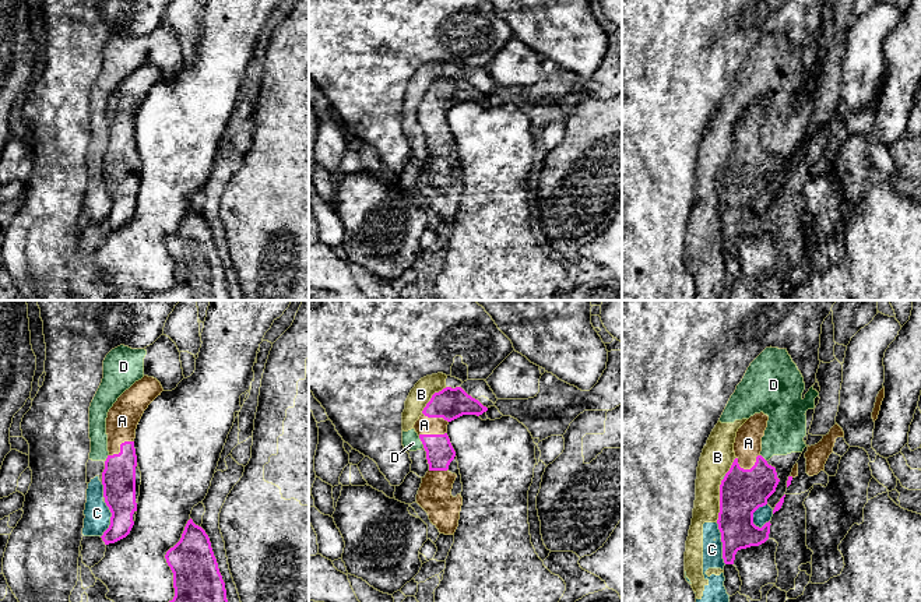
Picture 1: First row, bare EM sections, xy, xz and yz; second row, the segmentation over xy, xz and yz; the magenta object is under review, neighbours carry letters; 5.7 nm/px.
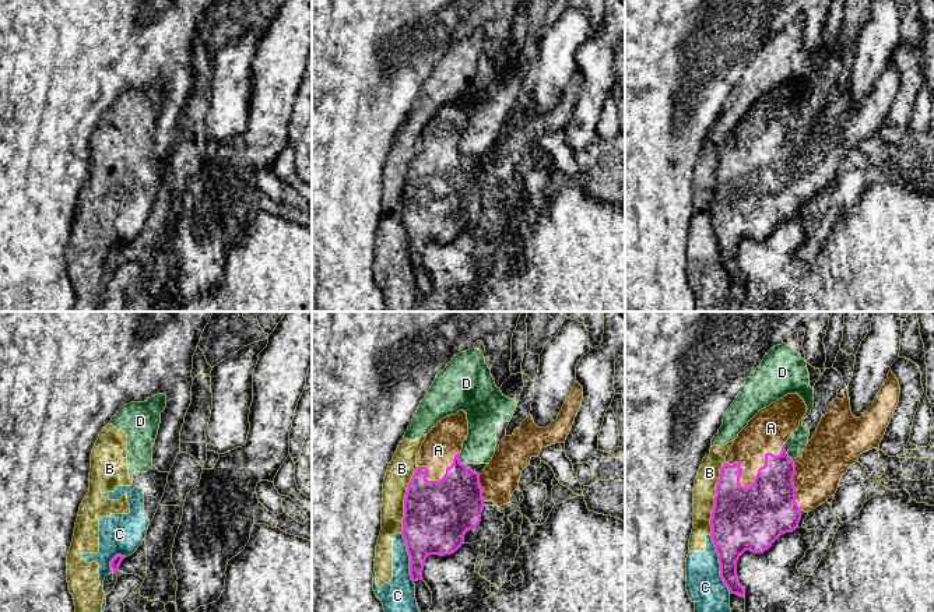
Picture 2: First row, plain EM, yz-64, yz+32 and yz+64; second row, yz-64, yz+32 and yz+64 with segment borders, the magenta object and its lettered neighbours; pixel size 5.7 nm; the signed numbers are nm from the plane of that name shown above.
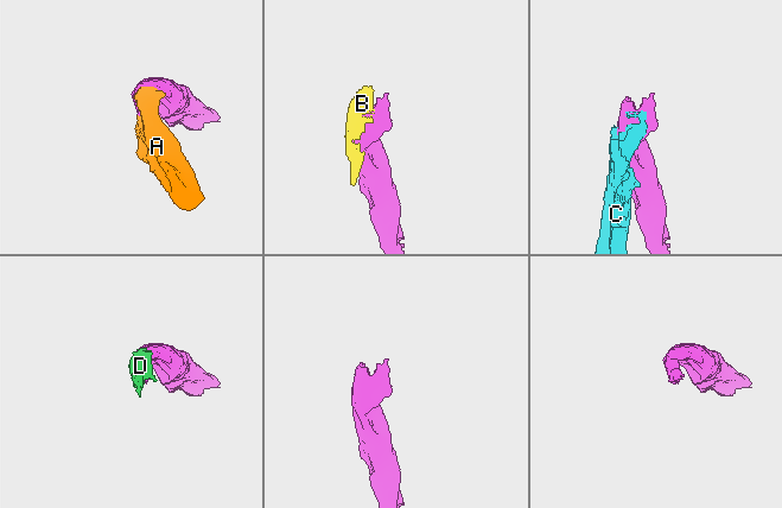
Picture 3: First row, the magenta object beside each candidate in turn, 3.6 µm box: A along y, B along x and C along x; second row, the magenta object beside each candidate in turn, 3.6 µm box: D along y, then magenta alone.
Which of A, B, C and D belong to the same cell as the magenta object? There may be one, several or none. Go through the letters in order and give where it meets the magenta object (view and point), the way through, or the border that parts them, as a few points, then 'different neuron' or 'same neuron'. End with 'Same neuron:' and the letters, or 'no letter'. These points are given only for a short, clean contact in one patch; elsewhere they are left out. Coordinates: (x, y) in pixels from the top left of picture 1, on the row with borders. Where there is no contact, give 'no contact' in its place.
A: yz (751, 468) | same neuron
B: yz (720, 500) | different neuron
C: yz (723, 544) | different neuron
D: xz (421, 440) | different neuron
Same neuron: A

